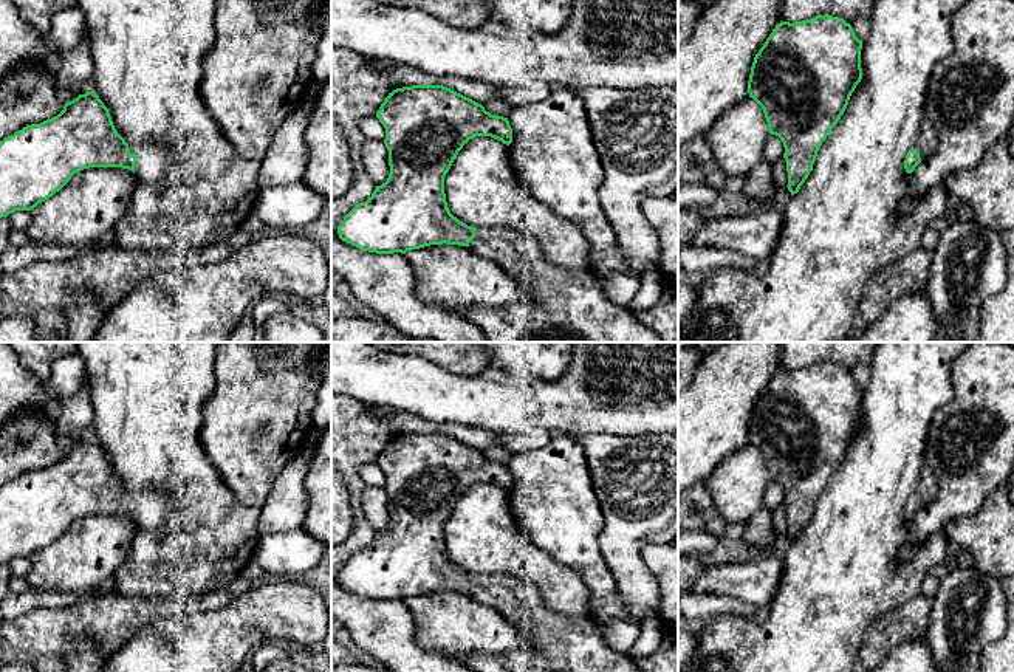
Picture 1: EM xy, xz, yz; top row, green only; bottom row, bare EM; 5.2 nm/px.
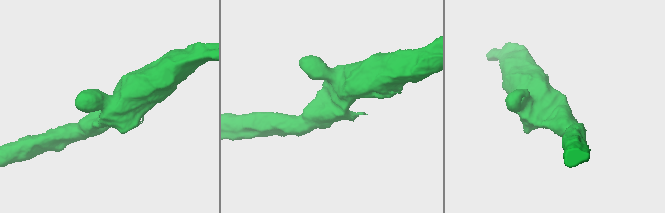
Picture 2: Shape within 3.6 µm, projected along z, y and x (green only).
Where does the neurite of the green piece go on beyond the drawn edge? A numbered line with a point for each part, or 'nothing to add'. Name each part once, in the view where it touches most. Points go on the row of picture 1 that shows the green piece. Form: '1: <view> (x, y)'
1: xy (152, 160)

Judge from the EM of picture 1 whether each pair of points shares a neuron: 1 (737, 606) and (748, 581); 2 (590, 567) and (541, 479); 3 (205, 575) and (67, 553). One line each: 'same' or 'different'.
1: different
2: same
3: different

